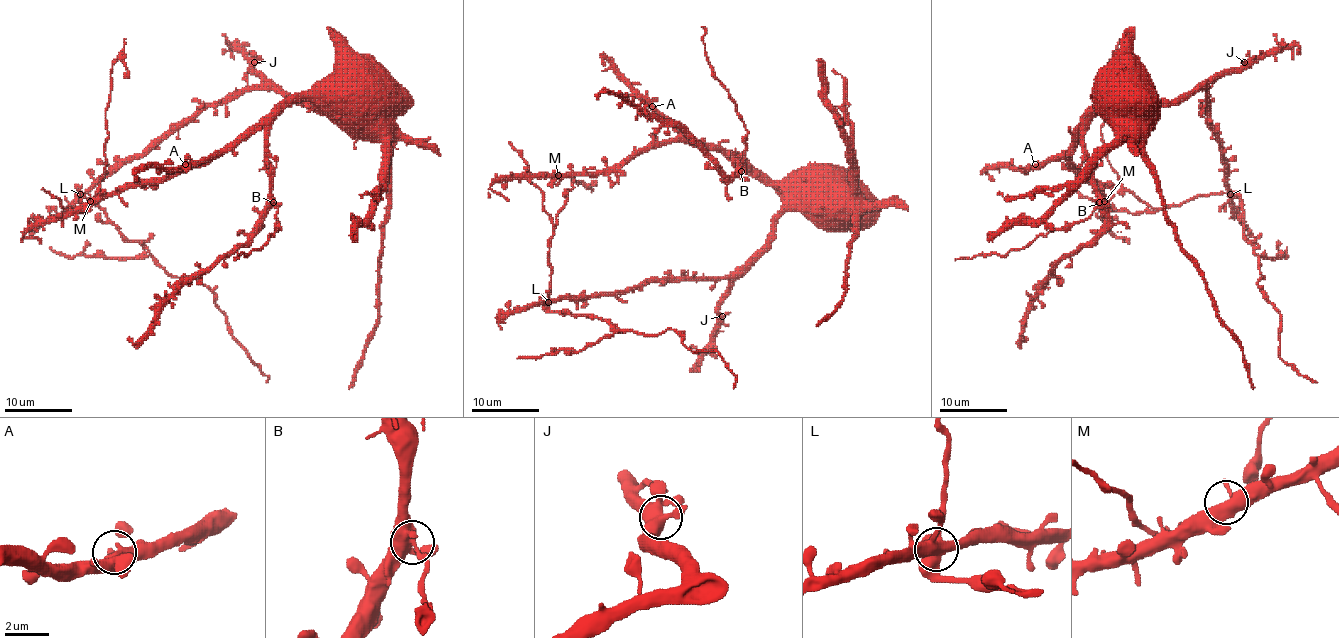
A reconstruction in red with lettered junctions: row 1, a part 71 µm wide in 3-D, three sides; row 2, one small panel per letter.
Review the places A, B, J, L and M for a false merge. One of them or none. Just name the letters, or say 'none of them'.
B

